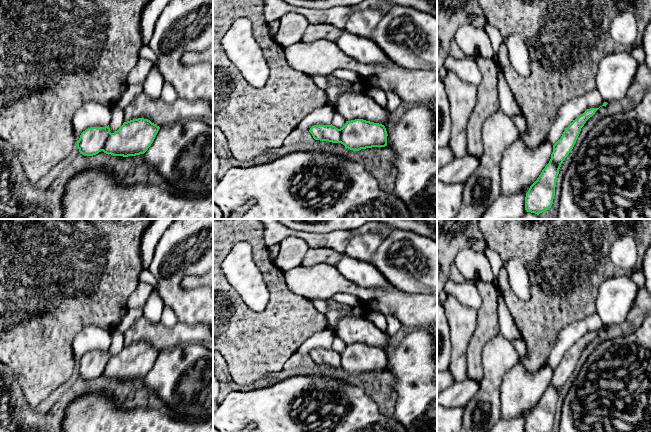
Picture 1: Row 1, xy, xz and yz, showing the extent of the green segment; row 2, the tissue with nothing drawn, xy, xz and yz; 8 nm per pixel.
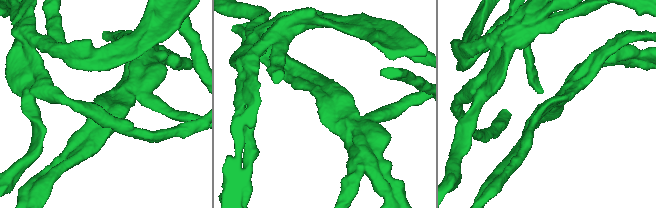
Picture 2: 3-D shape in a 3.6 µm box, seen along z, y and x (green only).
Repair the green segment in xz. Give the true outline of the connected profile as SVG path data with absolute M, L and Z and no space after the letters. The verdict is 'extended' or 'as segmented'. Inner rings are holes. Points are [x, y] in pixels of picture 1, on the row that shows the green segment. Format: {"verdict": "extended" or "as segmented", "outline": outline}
{"verdict": "as segmented", "outline": "M363 119L346 121L340 129L332 124L314 125L309 132L315 140L341 143L353 151L387 146L388 134L385 126Z"}

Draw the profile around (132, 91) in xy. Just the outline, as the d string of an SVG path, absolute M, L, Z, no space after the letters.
M144 82L137 85L128 85L126 91L121 96L118 101L118 108L124 110L128 105L130 105L134 99L144 93Z

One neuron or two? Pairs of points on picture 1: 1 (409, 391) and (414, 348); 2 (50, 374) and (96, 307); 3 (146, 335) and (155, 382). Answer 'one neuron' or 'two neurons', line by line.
1: one neuron
2: one neuron
3: two neurons

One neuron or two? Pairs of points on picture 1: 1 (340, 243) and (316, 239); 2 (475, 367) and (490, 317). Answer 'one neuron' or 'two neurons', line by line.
1: one neuron
2: one neuron

